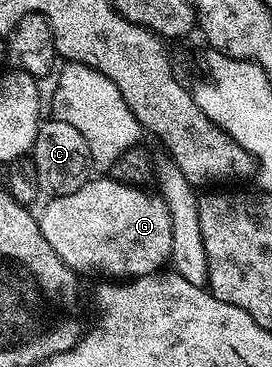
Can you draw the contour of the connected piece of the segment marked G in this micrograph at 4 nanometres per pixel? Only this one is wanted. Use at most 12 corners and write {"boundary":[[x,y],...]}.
{"boundary":[[93,177],[38,221],[74,272],[131,280],[172,257],[159,193]]}

